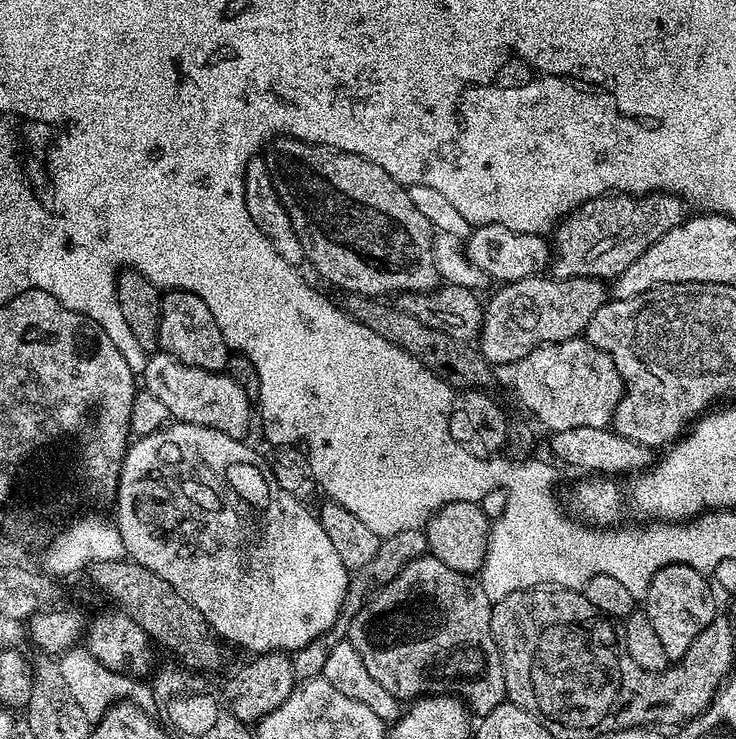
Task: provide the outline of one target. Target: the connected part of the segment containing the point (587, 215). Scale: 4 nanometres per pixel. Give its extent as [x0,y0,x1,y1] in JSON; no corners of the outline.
[550,192,686,281]

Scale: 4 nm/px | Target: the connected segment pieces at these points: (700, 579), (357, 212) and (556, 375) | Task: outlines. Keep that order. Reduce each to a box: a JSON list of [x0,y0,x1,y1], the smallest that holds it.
[[642,565,718,661],[266,138,441,298],[512,339,624,432]]

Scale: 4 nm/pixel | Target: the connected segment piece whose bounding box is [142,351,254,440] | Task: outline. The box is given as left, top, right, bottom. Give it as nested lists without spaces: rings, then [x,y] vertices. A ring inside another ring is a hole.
[[[157,351],[145,360],[148,361],[144,364],[144,376],[142,372],[143,387],[166,405],[168,415],[173,421],[213,428],[222,434],[230,434],[230,438],[235,440],[244,440],[247,437],[248,427],[254,424],[254,404],[246,390],[238,386],[238,382],[231,380],[224,372],[211,372],[198,366],[186,366],[175,360],[169,352]]]

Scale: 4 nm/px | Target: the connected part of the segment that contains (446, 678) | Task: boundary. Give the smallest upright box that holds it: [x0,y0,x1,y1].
[347,554,508,714]

